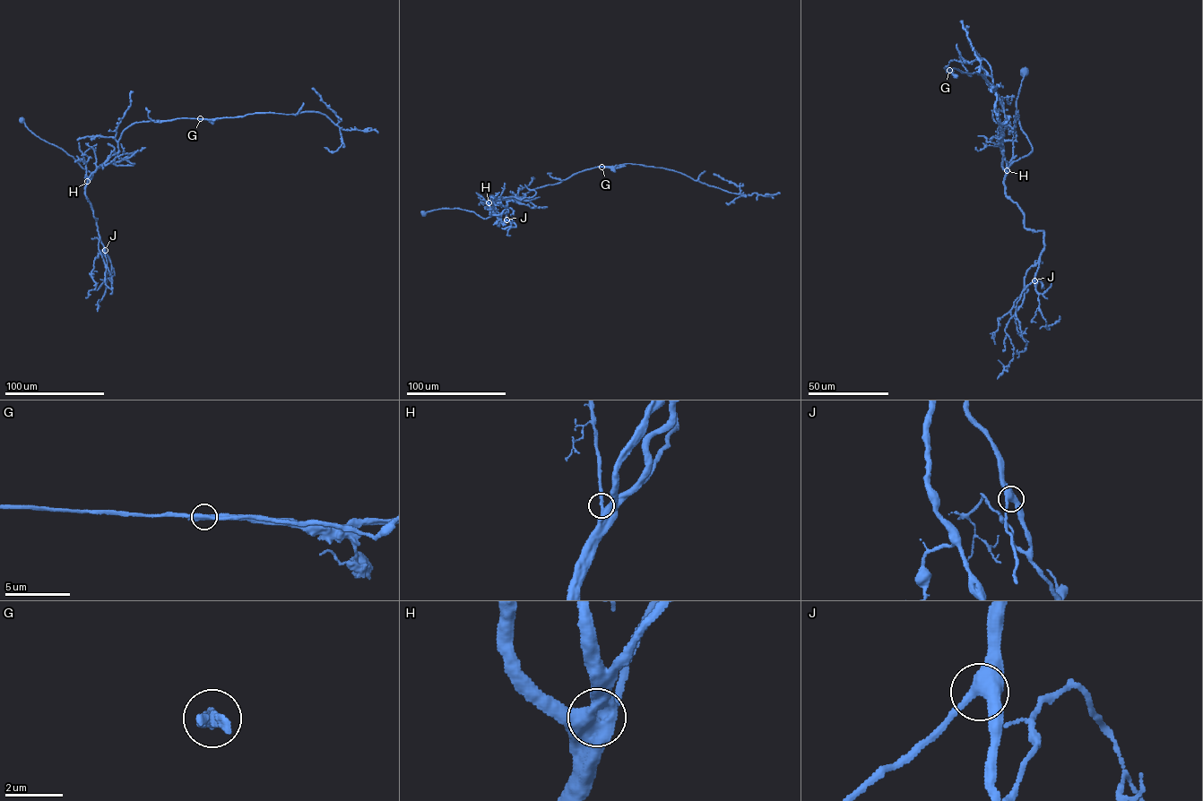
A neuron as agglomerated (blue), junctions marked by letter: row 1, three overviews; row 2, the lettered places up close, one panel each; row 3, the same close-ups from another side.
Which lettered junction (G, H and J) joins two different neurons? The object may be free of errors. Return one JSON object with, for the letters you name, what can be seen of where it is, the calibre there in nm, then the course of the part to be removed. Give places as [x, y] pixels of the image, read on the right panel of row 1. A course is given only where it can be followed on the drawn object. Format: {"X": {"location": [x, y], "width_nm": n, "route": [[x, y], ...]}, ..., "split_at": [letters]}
{"G": {"location": [949, 70], "width_nm": 440}, "split_at": ["G"]}

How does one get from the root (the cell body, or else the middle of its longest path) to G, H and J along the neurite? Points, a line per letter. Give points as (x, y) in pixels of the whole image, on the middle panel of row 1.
G: (423, 212), (459, 208), (486, 219), (494, 211), (491, 202), (495, 201), (518, 202), (532, 190), (602, 167)
H: (423, 212), (459, 208), (486, 219), (494, 211), (493, 205), (488, 202)
J: (423, 212), (459, 208), (486, 219), (495, 209), (487, 201), (498, 219), (497, 226), (506, 219)

